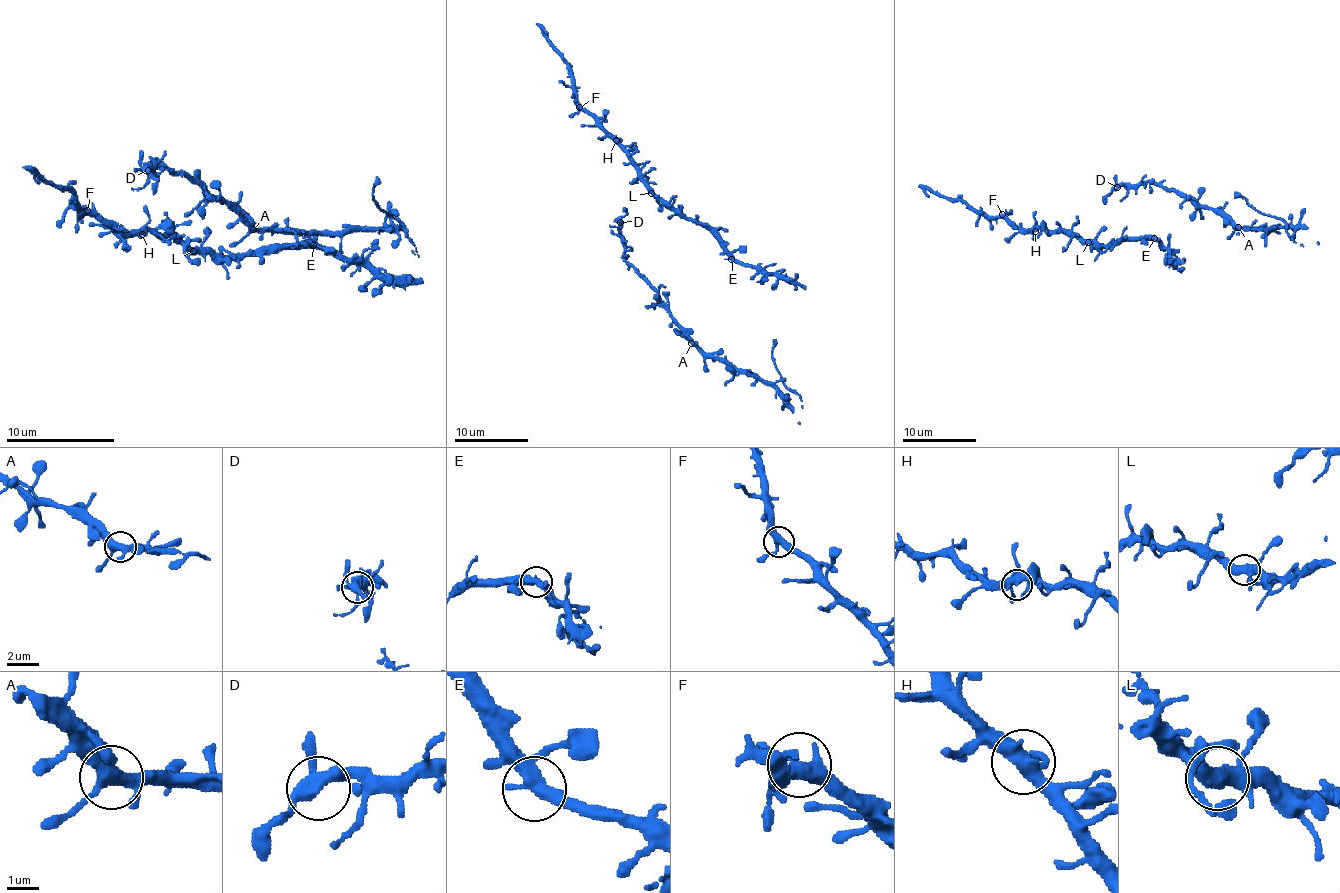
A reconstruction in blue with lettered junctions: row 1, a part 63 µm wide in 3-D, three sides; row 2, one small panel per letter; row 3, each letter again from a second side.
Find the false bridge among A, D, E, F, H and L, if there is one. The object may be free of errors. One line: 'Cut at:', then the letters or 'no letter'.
Cut at: no letter

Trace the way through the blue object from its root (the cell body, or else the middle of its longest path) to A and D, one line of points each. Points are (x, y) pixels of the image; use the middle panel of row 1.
A: (623, 250), (623, 257), (658, 294), (673, 321), (691, 343)
D: (623, 250), (620, 223)

